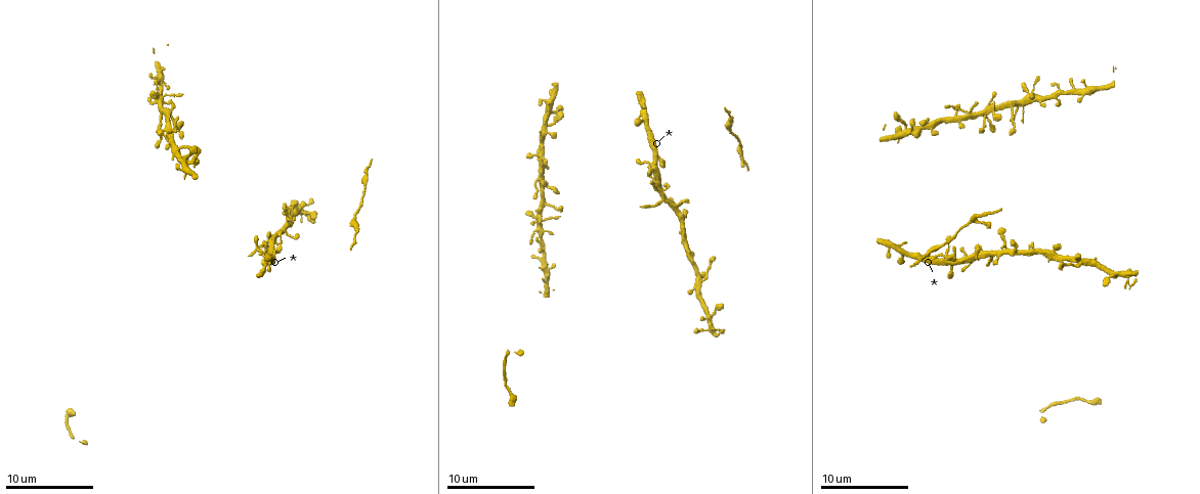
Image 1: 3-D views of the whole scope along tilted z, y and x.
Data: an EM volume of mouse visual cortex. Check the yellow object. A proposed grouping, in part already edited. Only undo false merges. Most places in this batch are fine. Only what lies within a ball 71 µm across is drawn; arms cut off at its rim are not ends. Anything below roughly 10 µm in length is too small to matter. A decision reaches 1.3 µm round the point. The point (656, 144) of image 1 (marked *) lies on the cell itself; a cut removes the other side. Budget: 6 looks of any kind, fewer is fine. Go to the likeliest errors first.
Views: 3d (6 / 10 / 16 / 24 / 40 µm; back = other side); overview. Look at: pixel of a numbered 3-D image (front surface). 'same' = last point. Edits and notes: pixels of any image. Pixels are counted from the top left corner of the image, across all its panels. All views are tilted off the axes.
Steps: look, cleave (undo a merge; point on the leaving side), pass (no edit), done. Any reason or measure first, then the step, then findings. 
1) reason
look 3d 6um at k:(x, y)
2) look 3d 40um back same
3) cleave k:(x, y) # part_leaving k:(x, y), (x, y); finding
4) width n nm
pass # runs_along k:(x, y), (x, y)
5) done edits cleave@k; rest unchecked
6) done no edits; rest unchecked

three arms meet
look 3d 10um at 1:(1095, 263)

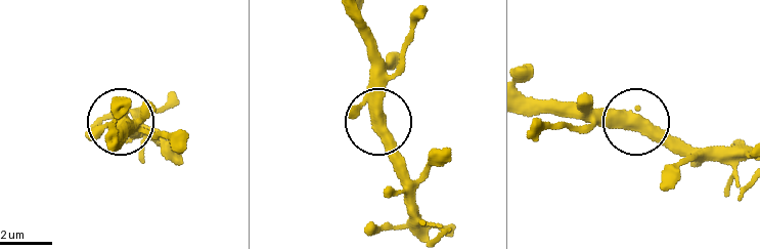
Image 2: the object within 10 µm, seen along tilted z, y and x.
from behind
look 3d 10um back at 2:(377, 124)

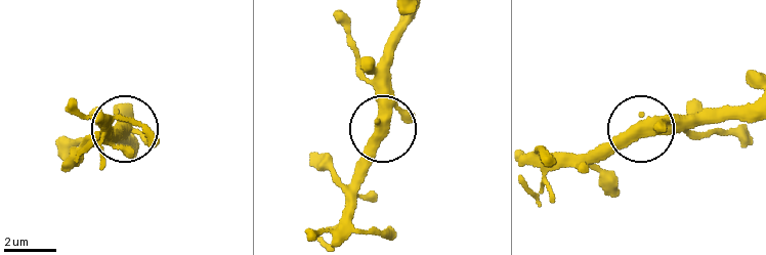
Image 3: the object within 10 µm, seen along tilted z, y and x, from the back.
arms 3
pass # runs_along 3:(747, 107), (706, 122), (653, 120), (626, 130), (592, 162); all the same cell

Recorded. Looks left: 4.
arms part here
look 3d 16um at 1:(661, 203)

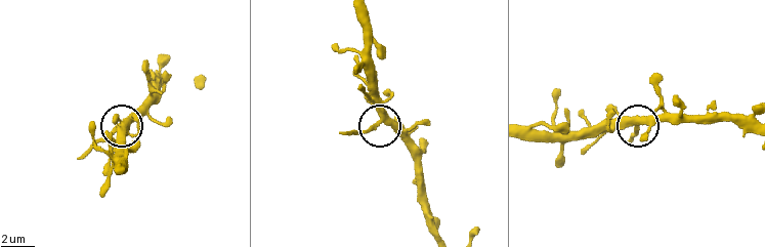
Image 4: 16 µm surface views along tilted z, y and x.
pass # runs_along 4:(369, 16), (369, 86), (381, 124), (404, 137); all the same cell

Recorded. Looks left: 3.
thin neck
look 3d 10um at 1:(541, 238)

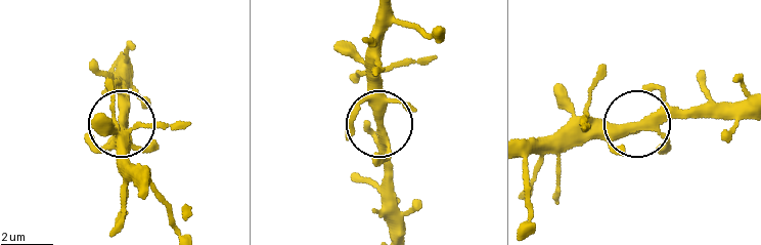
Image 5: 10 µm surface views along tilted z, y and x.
arms 3
pass # runs_along 5:(379, 11), (377, 114), (386, 177); one cell here

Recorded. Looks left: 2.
done no edits; rest unchecked

